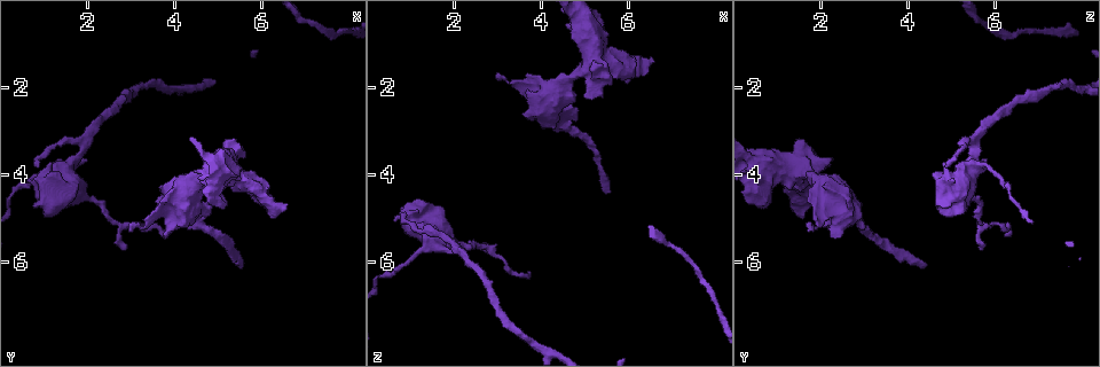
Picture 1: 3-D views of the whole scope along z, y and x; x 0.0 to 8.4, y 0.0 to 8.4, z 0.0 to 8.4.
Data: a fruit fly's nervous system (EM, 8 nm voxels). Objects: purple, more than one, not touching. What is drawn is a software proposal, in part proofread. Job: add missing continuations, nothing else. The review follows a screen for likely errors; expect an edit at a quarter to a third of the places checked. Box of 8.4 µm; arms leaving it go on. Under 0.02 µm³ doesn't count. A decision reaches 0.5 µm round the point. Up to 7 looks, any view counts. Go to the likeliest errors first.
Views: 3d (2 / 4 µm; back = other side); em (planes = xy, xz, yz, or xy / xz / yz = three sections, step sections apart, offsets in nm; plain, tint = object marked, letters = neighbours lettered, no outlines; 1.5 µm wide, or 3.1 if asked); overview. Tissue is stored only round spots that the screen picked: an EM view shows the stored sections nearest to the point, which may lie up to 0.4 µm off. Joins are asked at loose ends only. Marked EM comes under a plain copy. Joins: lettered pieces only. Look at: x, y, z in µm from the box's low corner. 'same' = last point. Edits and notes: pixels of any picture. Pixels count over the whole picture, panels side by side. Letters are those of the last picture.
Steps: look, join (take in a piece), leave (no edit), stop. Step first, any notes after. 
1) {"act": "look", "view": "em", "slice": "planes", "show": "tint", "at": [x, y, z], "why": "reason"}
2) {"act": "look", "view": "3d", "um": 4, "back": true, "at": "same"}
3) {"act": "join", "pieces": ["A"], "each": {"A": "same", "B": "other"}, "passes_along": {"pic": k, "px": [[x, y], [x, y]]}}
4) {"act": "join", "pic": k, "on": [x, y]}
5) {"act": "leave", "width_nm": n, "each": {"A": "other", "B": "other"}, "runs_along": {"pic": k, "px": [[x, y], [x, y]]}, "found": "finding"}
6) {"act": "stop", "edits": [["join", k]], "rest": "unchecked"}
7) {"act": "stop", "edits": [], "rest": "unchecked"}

{"act": "look", "view": "em", "slice": "xy", "step": 4, "show": "letters", "at": [6.55, 4.85, 1.35], "why": "branch stops here"}

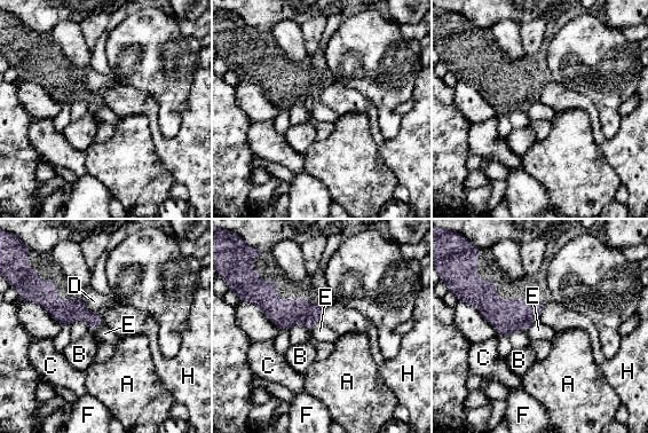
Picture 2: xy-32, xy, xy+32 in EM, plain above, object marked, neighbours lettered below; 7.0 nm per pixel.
{"act": "look", "view": "em", "slice": "planes", "show": "letters", "at": "same"}

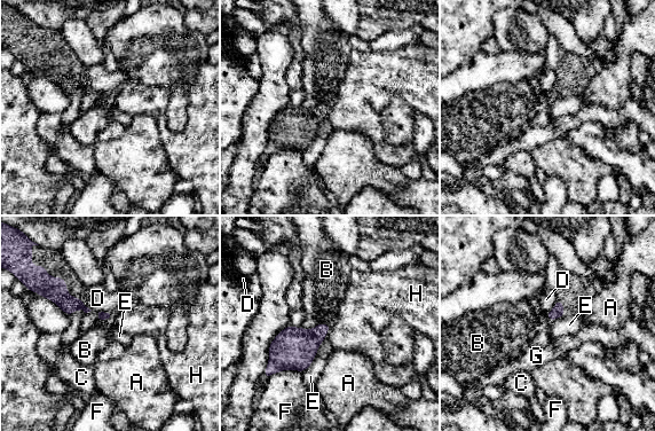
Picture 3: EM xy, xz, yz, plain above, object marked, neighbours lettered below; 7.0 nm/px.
{"act": "leave", "each": {"A": "other", "B": "other", "C": "other", "D": "other", "E": "other", "F": "other", "G": "other", "H": "other"}, "border": {"pic": 3, "px": [[328, 331], [313, 362], [302, 373]]}, "found": "none of them fits"}

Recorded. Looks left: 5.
{"act": "look", "view": "3d", "um": 4, "at": [5.40, 3.25, 1.55], "why": "branch stops here"}

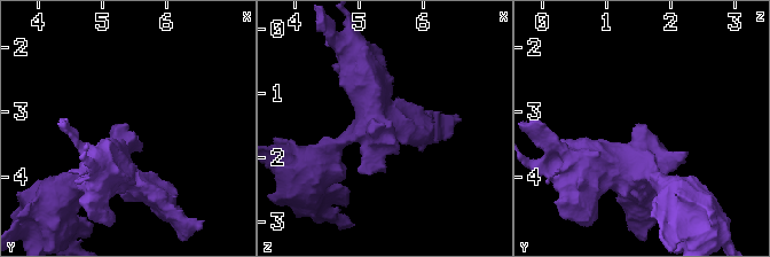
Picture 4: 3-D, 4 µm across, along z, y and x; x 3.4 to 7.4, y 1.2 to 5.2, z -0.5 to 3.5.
{"act": "look", "view": "em", "slice": "yz", "step": 8, "show": "letters", "at": [5.45, 3.15, 1.50], "why": "need the tissue"}

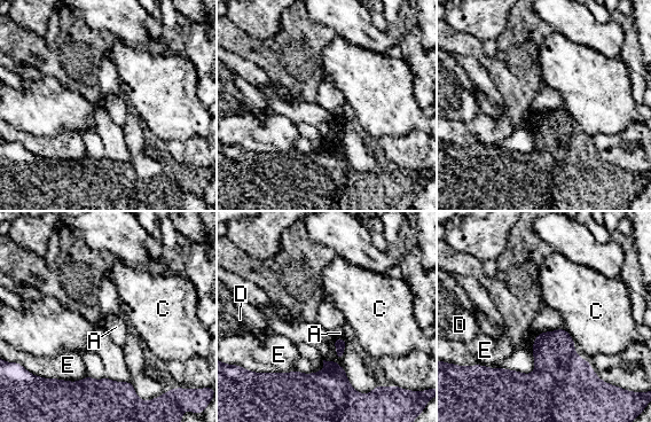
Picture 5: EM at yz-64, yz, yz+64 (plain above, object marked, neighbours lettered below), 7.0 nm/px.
{"act": "look", "view": "em", "slice": "planes", "show": "letters", "at": "same", "why": "another direction"}

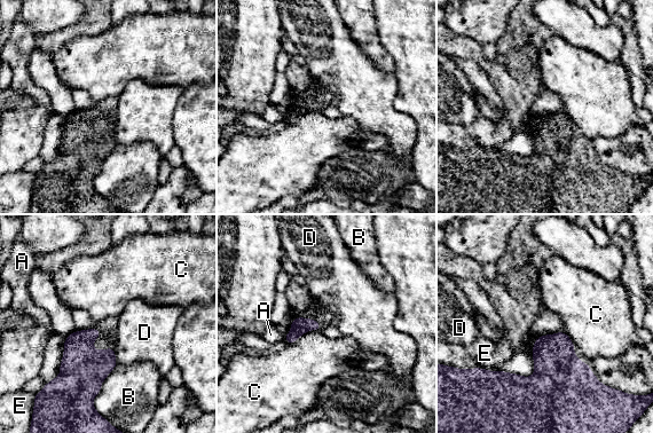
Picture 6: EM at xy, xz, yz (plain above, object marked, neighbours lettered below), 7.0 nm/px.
{"act": "leave", "each": {"A": "other", "B": "other", "C": "other", "D": "other", "E": "other"}, "border": {"pic": 6, "px": [[320, 329], [306, 331], [288, 344]]}, "found": "no lettered piece goes on from it"}

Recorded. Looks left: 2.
{"act": "look", "view": "em", "slice": "planes", "show": "letters", "at": [5.55, 6.00, 4.40], "why": "free end"}

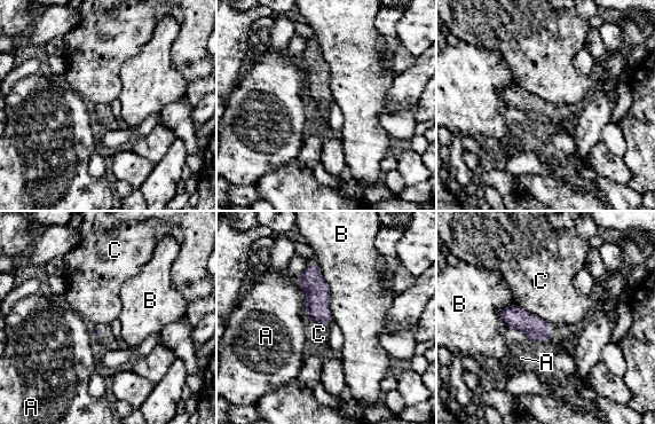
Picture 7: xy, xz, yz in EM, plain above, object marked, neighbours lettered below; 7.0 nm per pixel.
{"act": "leave", "each": {"A": "other", "B": "other", "C": "other"}, "border": {"pic": 7, "px": [[518, 304], [545, 320], [553, 328]]}, "found": "no lettered piece goes on from it"}

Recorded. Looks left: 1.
{"act": "stop", "edits": [], "rest": "unchecked"}

